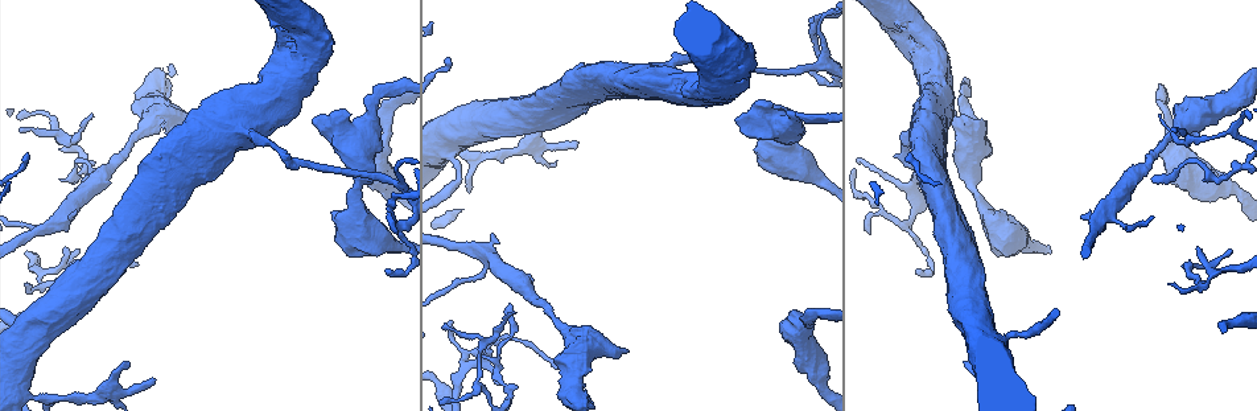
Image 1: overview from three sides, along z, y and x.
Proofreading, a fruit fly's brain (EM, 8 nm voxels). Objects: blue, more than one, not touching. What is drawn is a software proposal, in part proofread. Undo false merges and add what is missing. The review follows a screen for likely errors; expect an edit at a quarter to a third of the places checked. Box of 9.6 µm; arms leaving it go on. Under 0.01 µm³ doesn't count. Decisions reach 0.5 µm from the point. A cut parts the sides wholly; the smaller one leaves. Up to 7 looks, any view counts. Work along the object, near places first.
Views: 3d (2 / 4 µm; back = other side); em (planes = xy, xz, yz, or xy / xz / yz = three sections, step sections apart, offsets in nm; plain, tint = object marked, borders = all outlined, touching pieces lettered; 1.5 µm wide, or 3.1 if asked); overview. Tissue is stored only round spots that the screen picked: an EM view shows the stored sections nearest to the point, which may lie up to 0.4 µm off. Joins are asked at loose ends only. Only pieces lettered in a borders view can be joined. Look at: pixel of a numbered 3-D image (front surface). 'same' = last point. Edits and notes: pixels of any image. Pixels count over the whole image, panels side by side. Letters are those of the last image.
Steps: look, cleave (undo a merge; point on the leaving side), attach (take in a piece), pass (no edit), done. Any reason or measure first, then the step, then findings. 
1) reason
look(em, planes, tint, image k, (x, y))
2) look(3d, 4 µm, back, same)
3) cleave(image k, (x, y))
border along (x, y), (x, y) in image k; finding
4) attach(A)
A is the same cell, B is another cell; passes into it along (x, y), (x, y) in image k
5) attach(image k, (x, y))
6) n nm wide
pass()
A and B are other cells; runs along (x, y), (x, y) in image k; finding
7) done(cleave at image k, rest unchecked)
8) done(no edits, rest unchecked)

branch stops here
look(em, yz, step 4, plain, image 1, (19, 131))

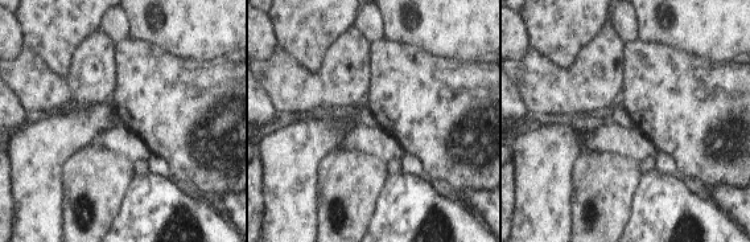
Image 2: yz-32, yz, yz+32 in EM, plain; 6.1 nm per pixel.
look(em, yz, step 4, borders, same)

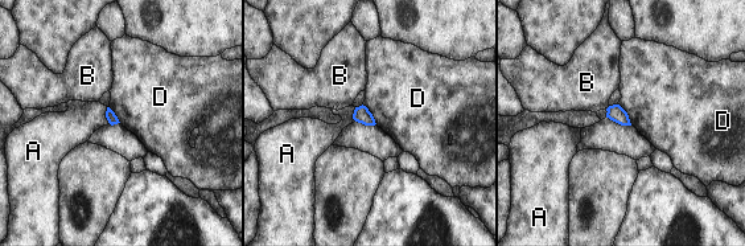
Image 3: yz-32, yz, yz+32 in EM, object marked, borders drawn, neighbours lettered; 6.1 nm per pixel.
70 nm wide
pass()
A, B and D are other cells; border along (106, 107), (106, 119), (110, 123) in image 3; no lettered piece goes on from it

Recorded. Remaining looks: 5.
thick end
look(em, xz, step 4, tint, image 1, (499, 243))

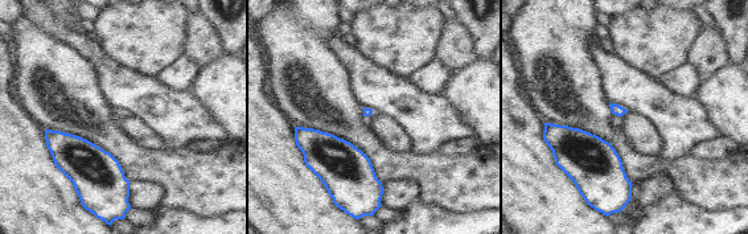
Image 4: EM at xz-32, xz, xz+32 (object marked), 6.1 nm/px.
another direction
look(em, planes, borders, same)

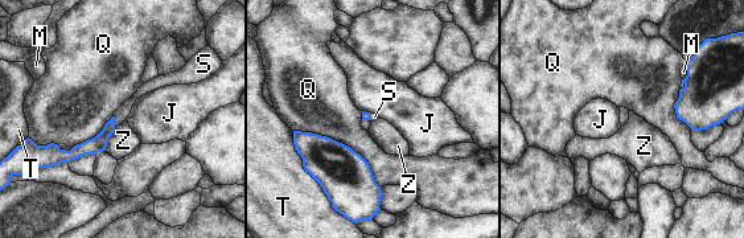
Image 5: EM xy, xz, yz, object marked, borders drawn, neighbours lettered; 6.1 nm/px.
Q touches over 650 nm
attach(S)
S is the same cell, J, M, Q, T and Z are other cells; passes into it along (97, 144), (115, 120), (124, 110) in image 5; the neuron continues

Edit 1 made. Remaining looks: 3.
done(attach at image 5, rest unchecked)

